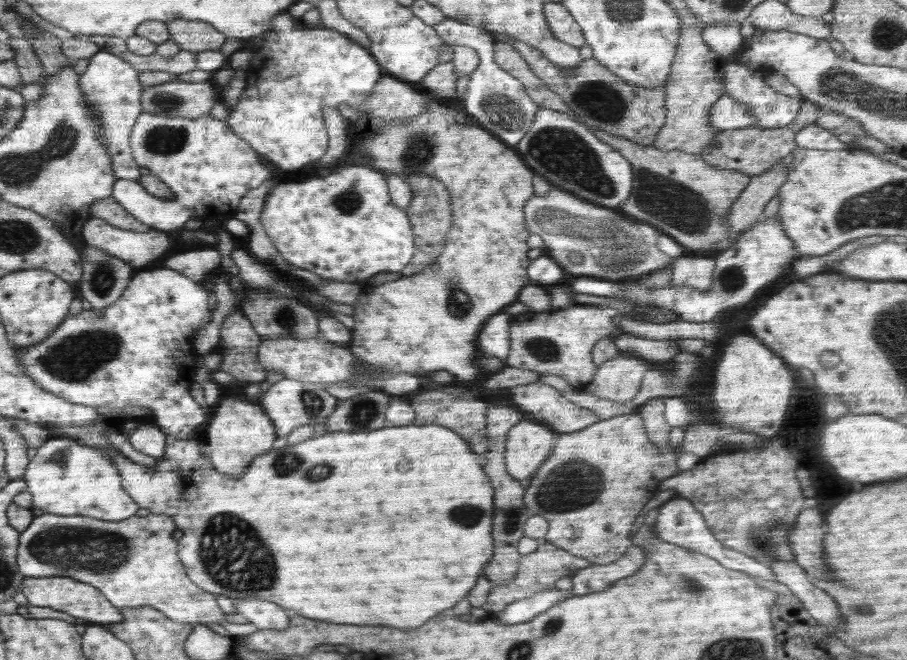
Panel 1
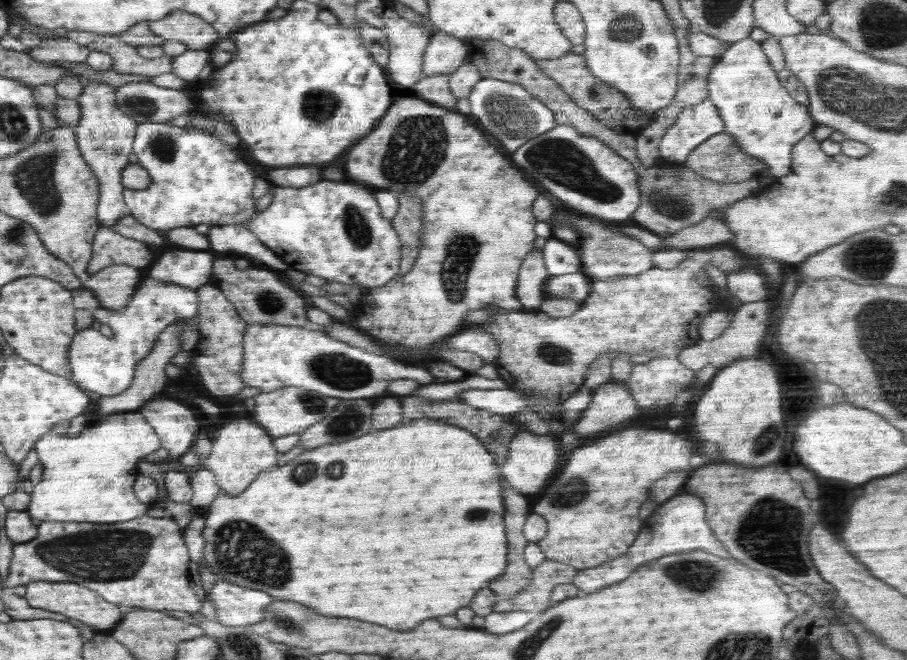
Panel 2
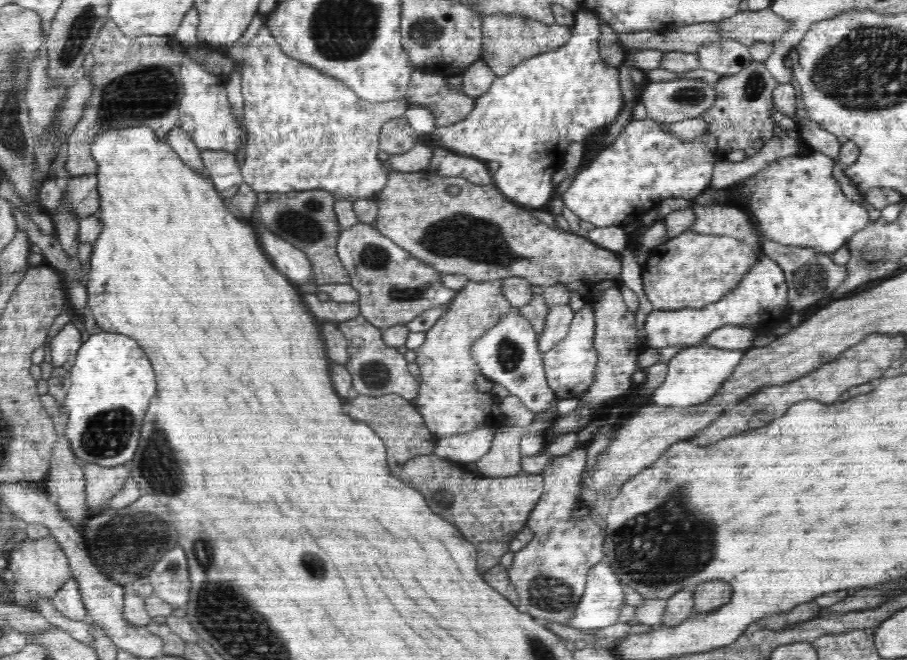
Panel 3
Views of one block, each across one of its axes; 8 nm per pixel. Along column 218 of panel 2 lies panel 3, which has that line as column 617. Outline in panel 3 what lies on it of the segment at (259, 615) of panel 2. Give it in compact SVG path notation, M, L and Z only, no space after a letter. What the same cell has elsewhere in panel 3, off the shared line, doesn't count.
M602 560L588 571L584 594L568 624L582 630L612 626L618 622L624 604L622 584L612 567Z

